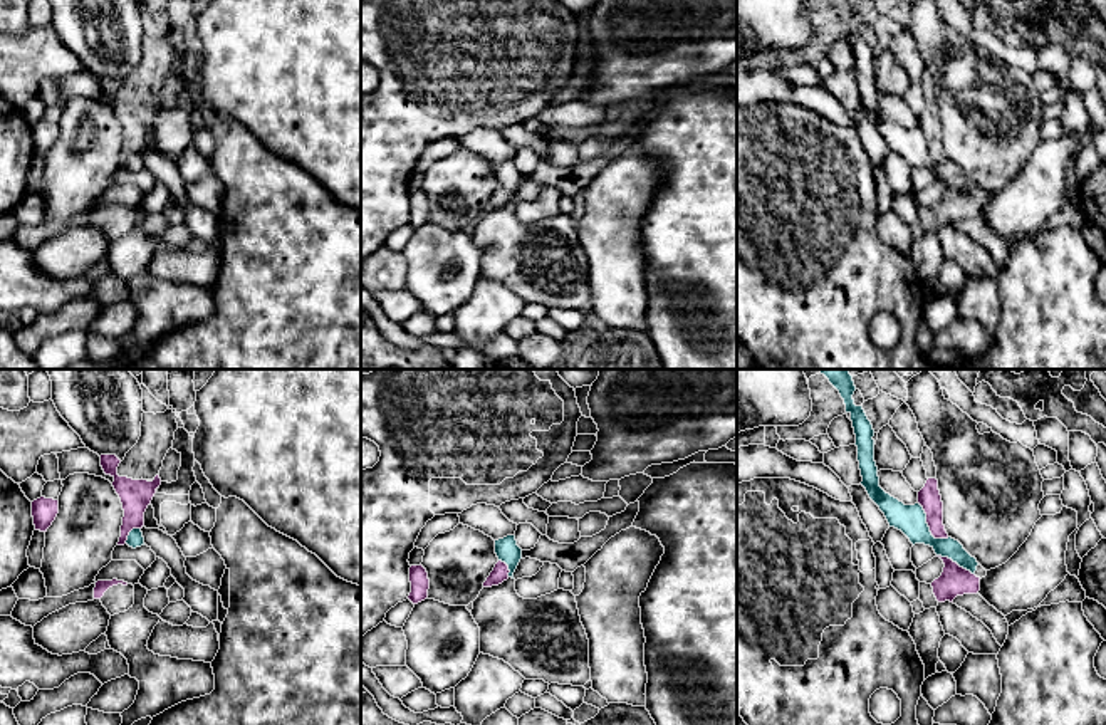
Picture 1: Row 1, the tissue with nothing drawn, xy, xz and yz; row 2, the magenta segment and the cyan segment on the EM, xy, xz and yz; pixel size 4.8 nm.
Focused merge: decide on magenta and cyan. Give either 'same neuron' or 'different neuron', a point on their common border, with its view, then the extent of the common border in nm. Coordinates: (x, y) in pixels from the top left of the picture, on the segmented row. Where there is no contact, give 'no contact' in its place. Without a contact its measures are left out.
different neuron; meets magenta in yz at (928, 526); contact 240 nm long

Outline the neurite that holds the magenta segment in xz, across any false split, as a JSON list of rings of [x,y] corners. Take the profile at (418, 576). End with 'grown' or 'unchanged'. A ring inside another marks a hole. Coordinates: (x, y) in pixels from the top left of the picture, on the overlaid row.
[[[421,564],[410,567],[410,582],[411,582],[411,592],[408,599],[413,604],[425,601],[428,597],[430,579],[426,569]]]; unchanged

